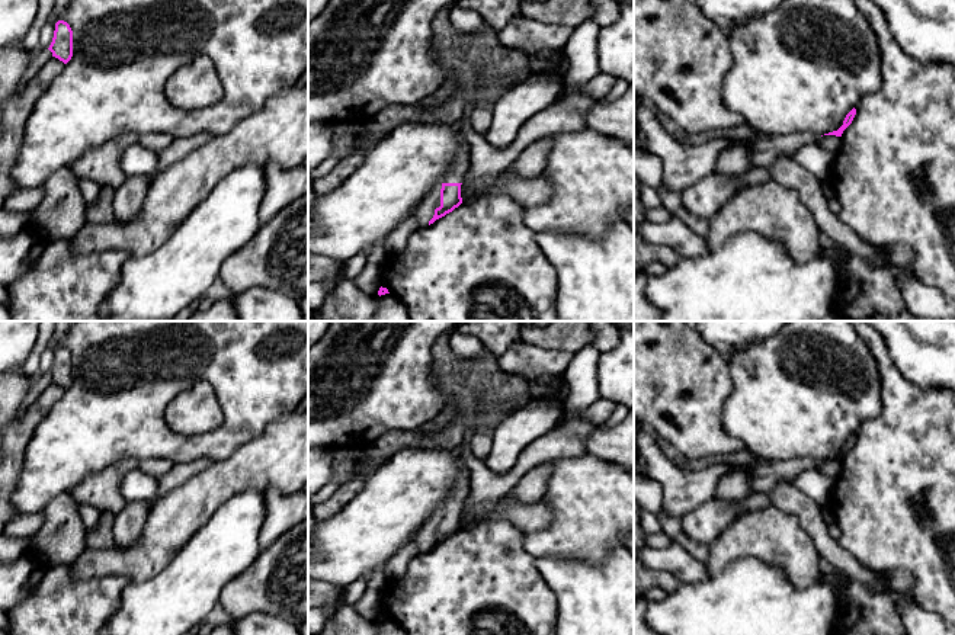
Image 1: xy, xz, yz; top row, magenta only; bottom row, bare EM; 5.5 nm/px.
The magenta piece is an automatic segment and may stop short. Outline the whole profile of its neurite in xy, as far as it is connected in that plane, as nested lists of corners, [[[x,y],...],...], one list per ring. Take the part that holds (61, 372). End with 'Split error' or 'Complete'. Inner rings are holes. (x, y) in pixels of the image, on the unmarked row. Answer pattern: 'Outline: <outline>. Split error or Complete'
Outline: [[[64,346],[55,349],[54,363],[48,373],[52,382],[67,389],[73,382],[73,356]]]. Complete

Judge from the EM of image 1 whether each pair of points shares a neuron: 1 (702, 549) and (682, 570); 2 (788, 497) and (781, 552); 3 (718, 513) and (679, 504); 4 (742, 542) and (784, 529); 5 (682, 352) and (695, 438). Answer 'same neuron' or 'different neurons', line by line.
1: different neurons
2: different neurons
3: different neurons
4: same neuron
5: same neuron

